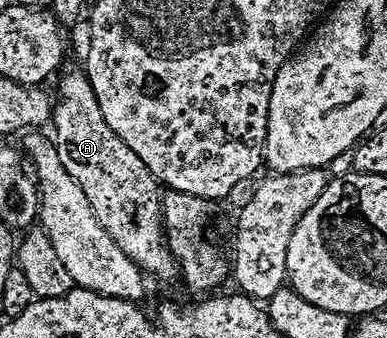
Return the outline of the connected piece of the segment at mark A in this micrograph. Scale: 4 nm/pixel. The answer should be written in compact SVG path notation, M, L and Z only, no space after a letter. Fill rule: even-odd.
M84 69L69 70L59 78L56 79L57 98L55 94L51 106L52 137L59 164L63 164L71 180L83 188L83 196L87 196L95 220L99 220L107 236L119 244L123 253L146 275L171 277L175 274L175 259L165 241L163 190L157 177L123 140L119 140L119 136L115 136L115 132L111 132Z

